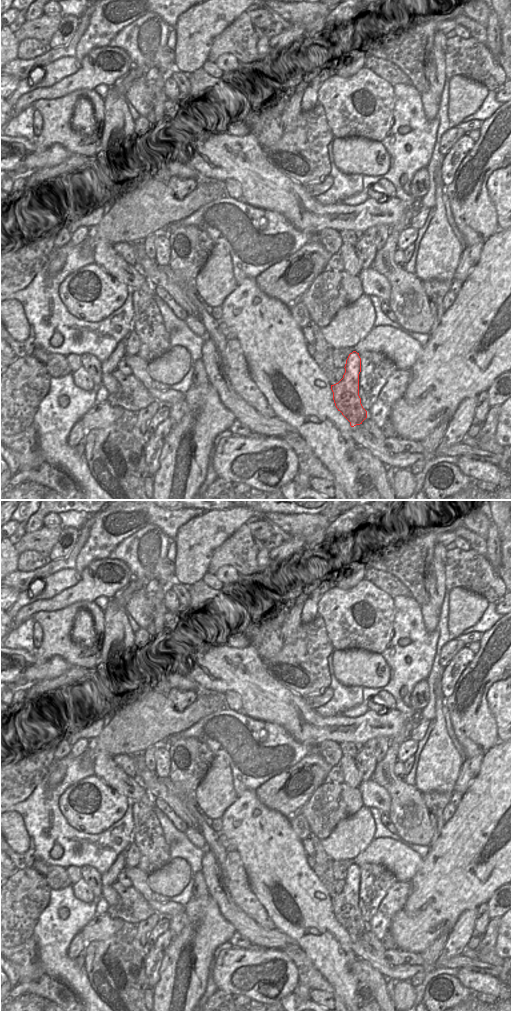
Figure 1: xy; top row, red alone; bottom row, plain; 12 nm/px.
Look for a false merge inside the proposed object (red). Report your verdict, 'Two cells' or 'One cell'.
One cell.

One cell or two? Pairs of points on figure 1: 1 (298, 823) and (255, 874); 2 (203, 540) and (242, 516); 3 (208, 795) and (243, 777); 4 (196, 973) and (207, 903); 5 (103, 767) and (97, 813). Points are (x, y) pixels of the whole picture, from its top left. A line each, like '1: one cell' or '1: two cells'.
1: two cells
2: one cell
3: two cells
4: one cell
5: two cells

